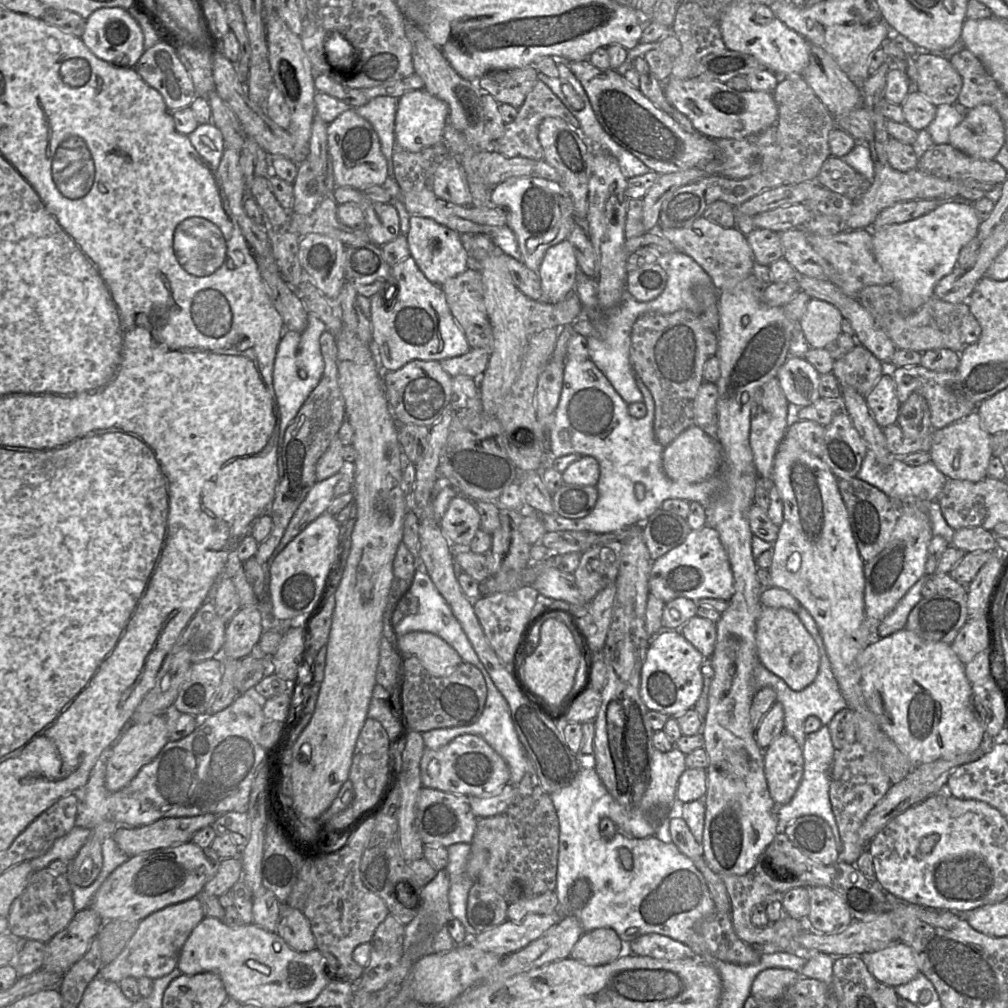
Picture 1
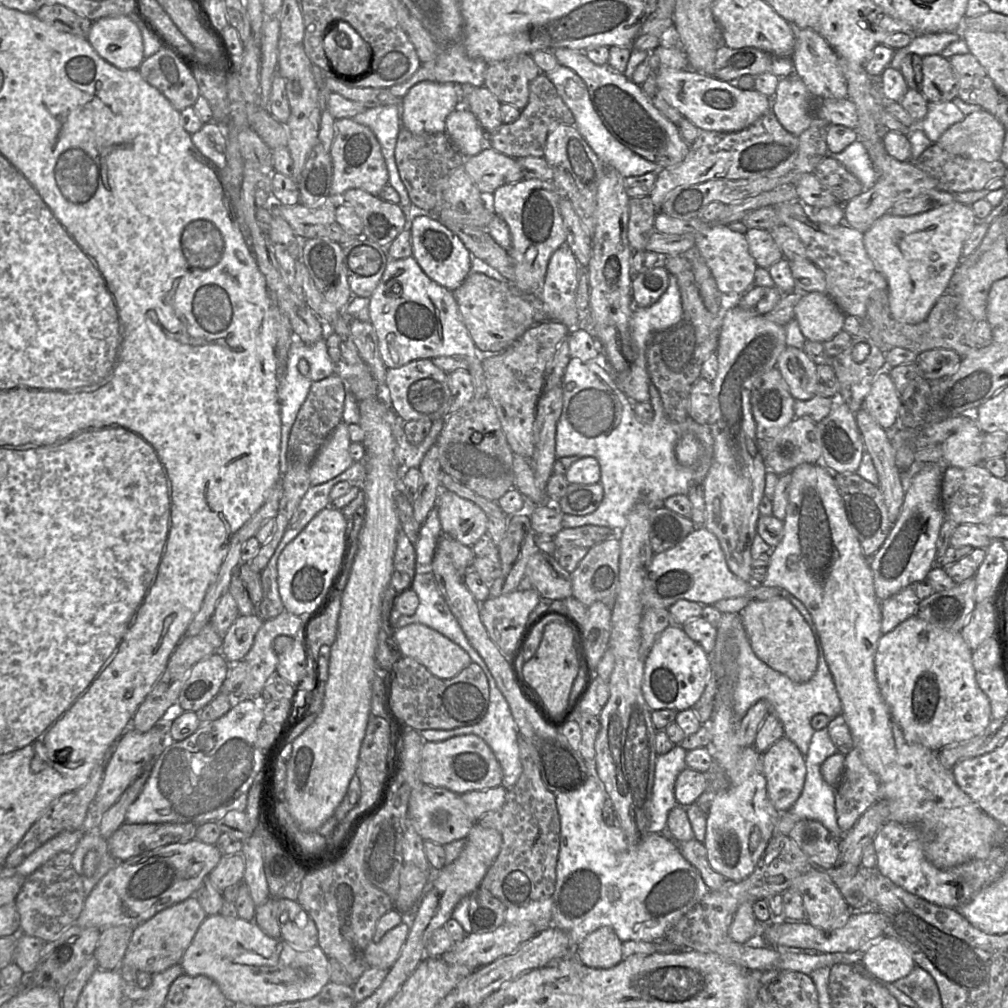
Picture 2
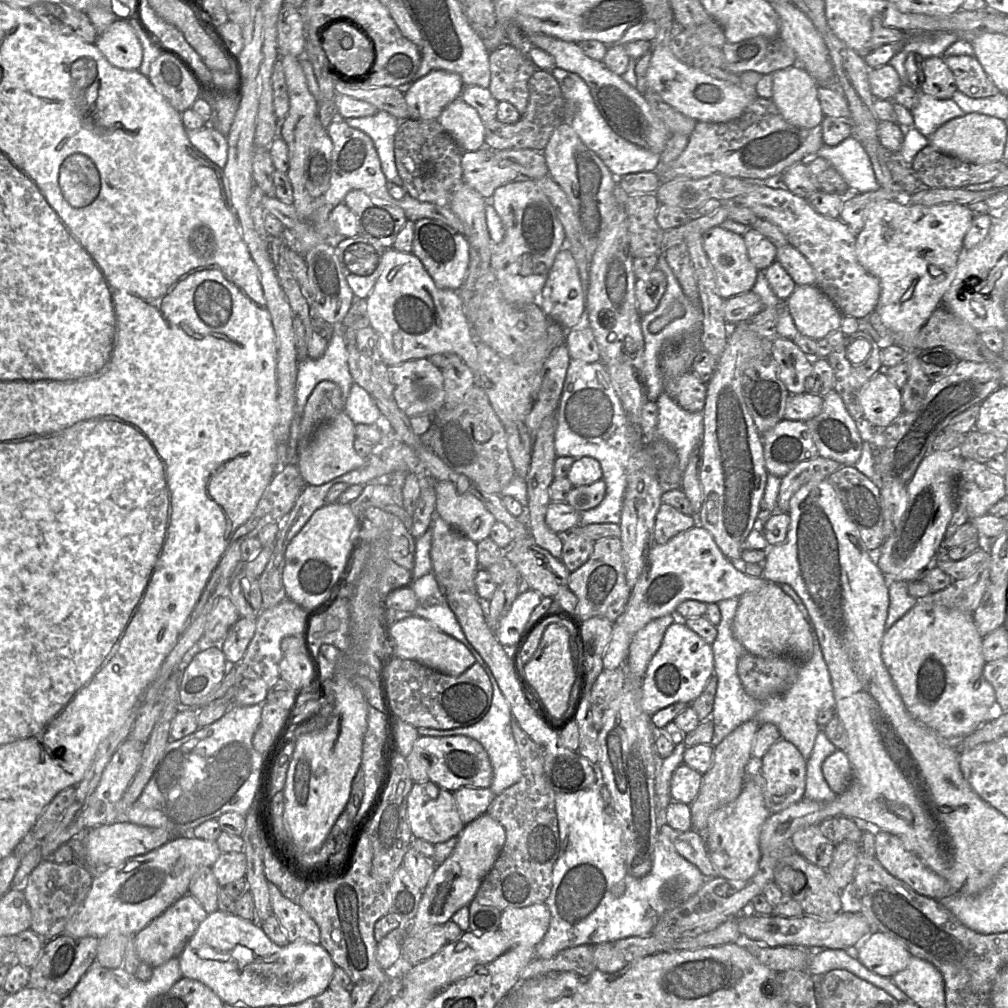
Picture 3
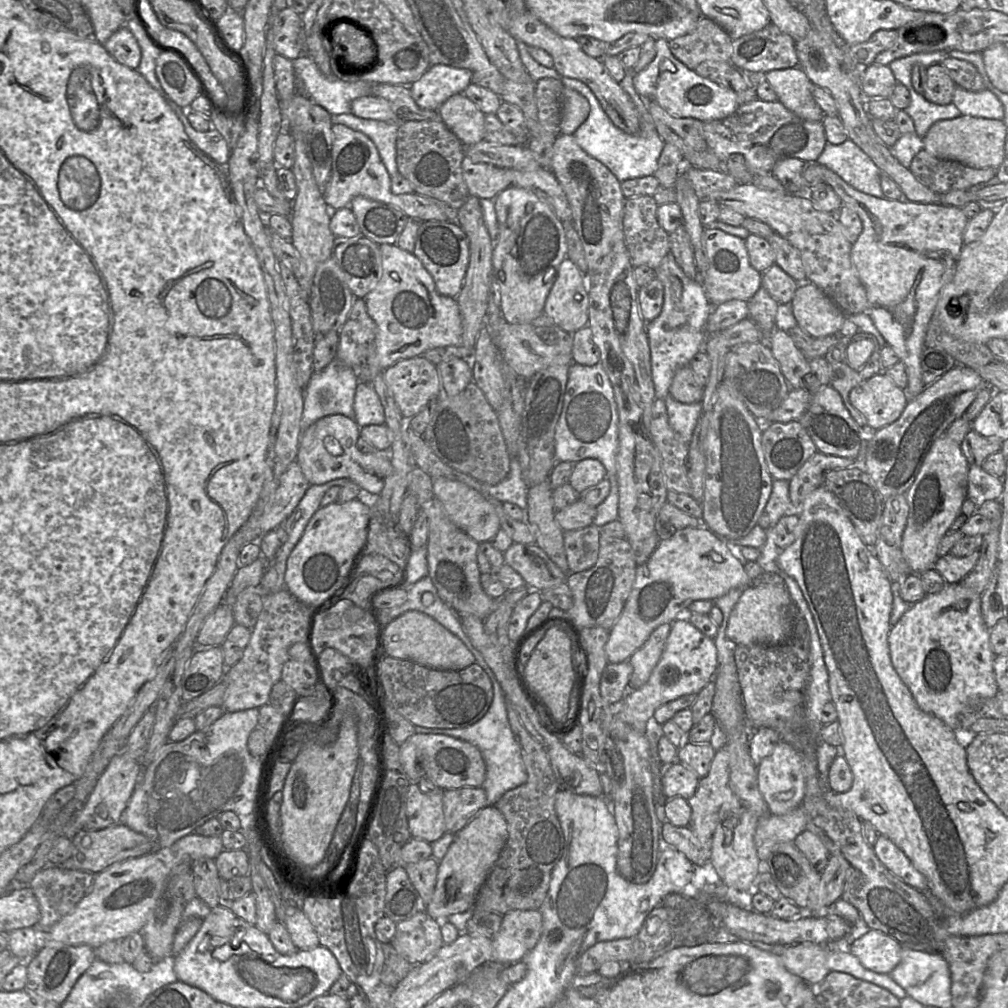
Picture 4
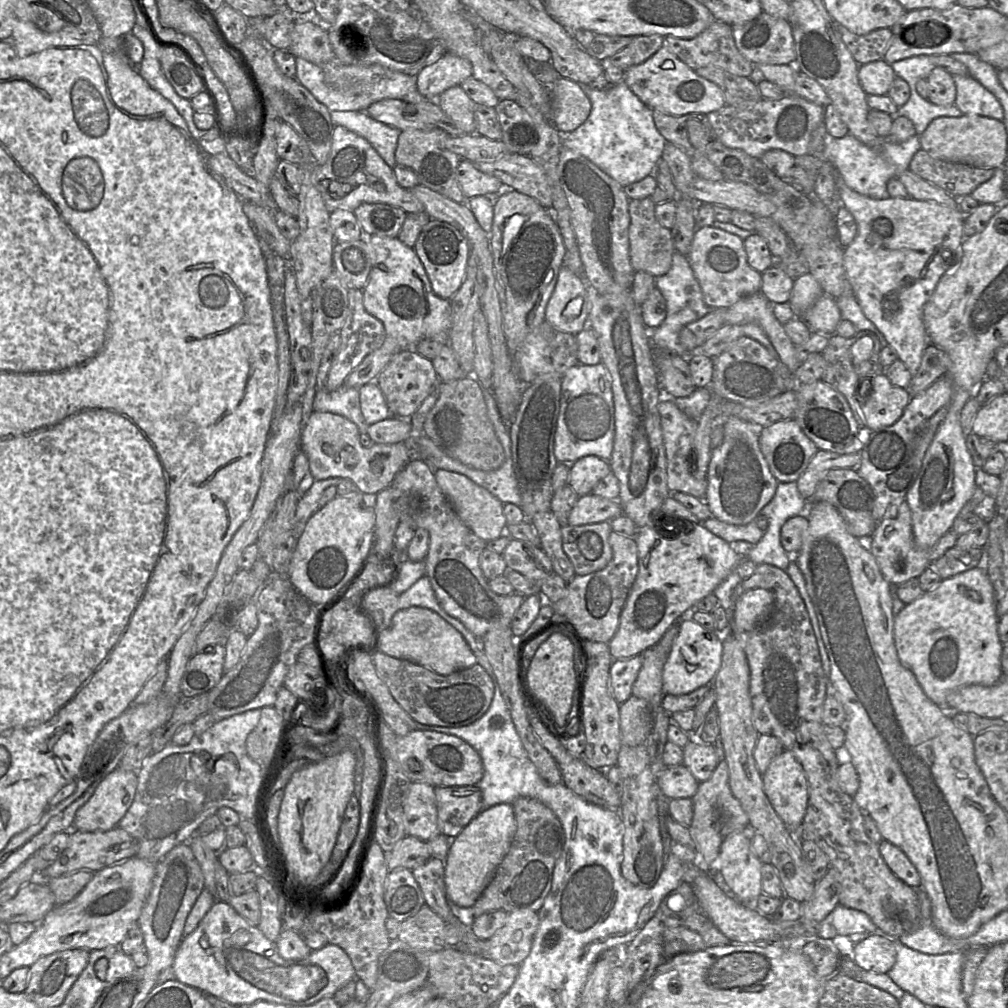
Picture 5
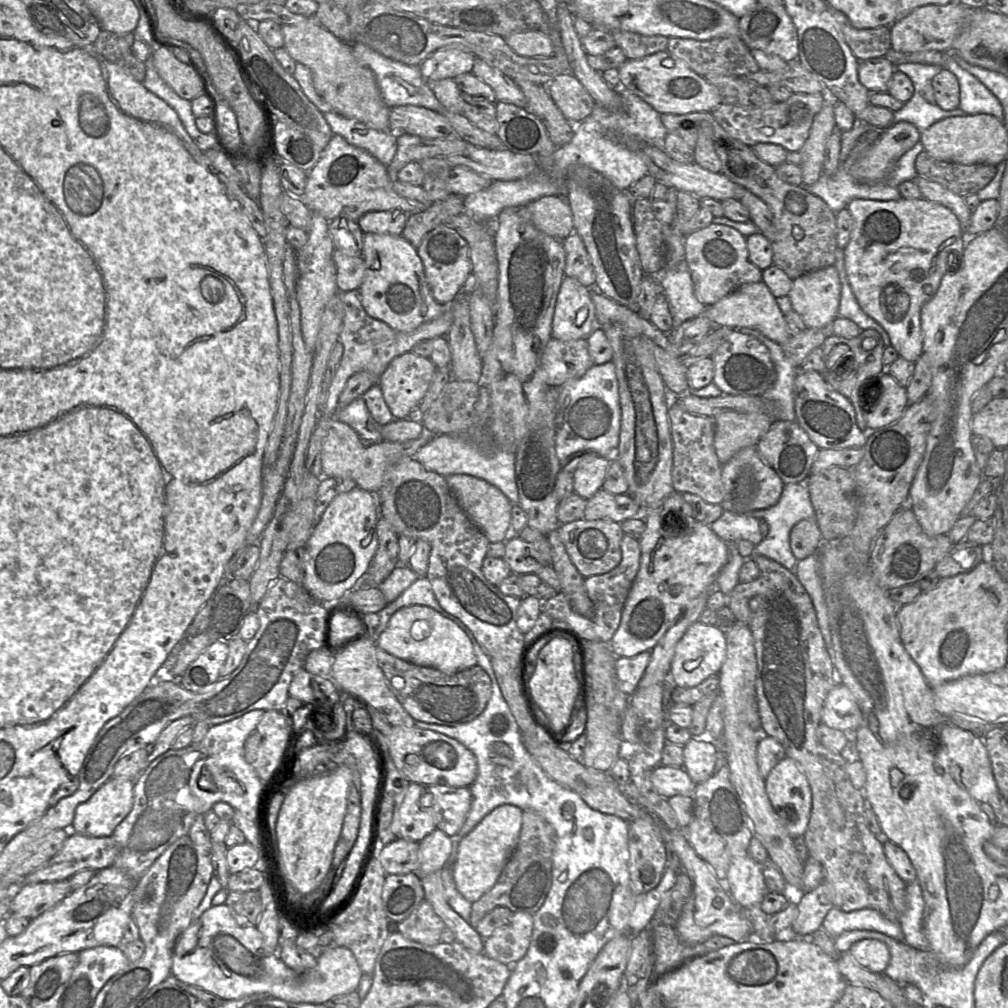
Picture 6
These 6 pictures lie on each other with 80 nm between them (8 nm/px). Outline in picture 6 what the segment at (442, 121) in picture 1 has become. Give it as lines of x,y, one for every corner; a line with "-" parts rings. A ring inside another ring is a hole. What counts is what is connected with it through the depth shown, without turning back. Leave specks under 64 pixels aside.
443,48
428,56
420,64
420,71
428,83
445,78
453,79
472,72
475,58
474,54
466,49

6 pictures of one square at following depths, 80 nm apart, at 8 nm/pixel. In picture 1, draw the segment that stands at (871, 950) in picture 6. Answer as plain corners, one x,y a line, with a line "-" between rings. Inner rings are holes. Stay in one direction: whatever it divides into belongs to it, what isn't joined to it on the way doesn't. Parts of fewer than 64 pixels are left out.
901,941
861,956
870,973
891,987
908,983
920,973
912,949

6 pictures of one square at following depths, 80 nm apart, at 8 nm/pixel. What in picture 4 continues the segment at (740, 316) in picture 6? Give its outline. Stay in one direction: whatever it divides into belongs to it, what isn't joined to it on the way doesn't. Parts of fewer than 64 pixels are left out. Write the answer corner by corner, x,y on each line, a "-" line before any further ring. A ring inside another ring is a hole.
775,329
768,345
790,388
803,388
803,377
809,372
809,359
795,345
789,334

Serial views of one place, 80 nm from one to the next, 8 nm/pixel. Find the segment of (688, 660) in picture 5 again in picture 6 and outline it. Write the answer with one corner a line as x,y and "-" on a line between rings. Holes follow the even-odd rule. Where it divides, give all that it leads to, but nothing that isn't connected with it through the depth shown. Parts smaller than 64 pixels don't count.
700,621
693,623
677,643
671,662
670,679
676,687
691,688
699,685
722,668
726,658
726,634
717,626

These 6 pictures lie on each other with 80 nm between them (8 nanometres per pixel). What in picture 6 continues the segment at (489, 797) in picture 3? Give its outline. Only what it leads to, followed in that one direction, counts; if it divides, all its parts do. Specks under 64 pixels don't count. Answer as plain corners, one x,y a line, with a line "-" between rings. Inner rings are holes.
443,784
426,786
432,796
432,808
437,829
455,837
462,828
471,808
469,787
451,787

